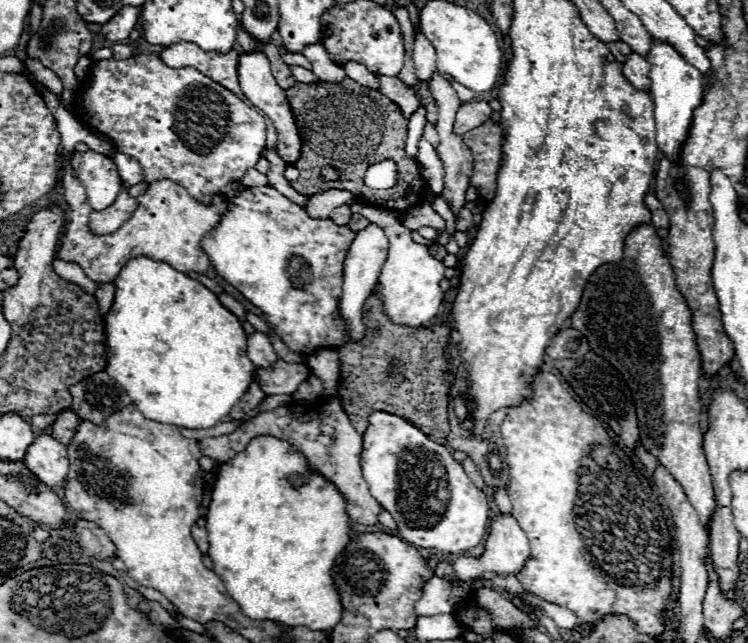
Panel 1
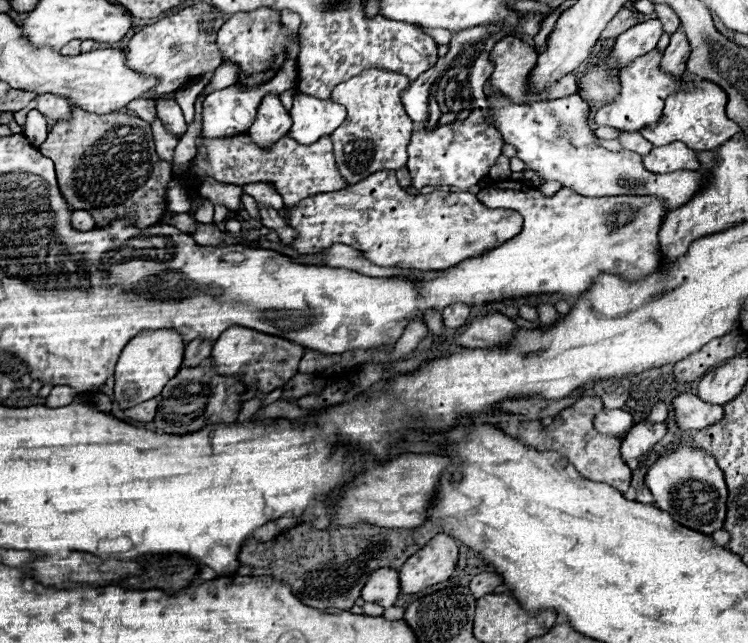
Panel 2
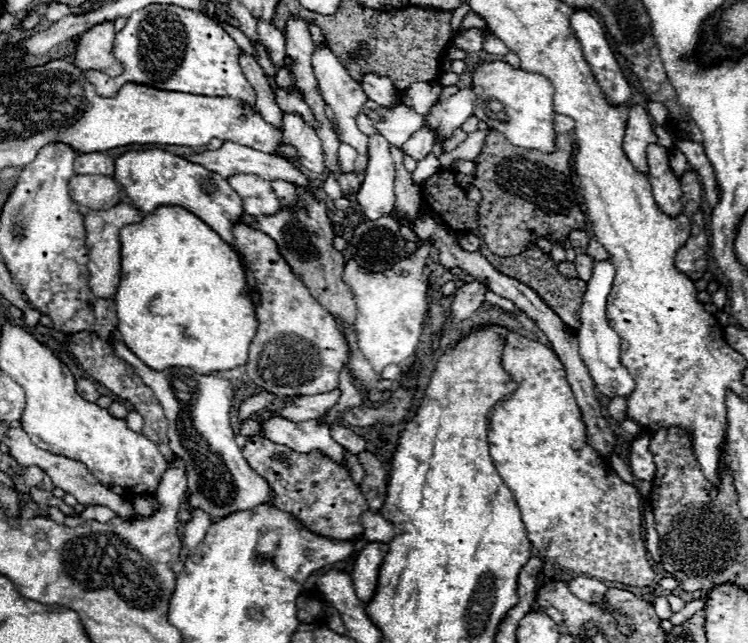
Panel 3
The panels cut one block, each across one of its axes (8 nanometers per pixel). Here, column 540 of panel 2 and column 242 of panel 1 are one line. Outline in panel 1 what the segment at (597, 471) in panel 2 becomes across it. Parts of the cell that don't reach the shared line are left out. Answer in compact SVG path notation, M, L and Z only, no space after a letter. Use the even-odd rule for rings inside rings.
M332 396L328 400L322 398L316 402L304 402L304 404L286 404L272 412L262 412L254 420L244 422L238 430L234 430L230 434L200 440L200 450L202 450L202 456L214 458L218 462L228 462L238 452L246 450L246 446L250 444L252 438L270 436L270 434L278 440L286 440L292 446L296 446L298 452L304 454L308 466L336 486L336 490L346 498L346 514L352 520L368 524L368 526L378 522L380 504L370 494L370 490L362 478L362 472L360 472L362 436L354 430L338 396Z

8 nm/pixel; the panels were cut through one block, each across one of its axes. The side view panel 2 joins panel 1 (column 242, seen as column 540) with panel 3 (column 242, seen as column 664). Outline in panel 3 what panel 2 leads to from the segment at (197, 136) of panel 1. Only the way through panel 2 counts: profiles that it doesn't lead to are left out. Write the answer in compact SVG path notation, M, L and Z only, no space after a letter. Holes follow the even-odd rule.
M236 174L228 178L228 184L242 198L242 208L250 216L276 214L280 210L280 200L272 200L270 182L256 174Z

